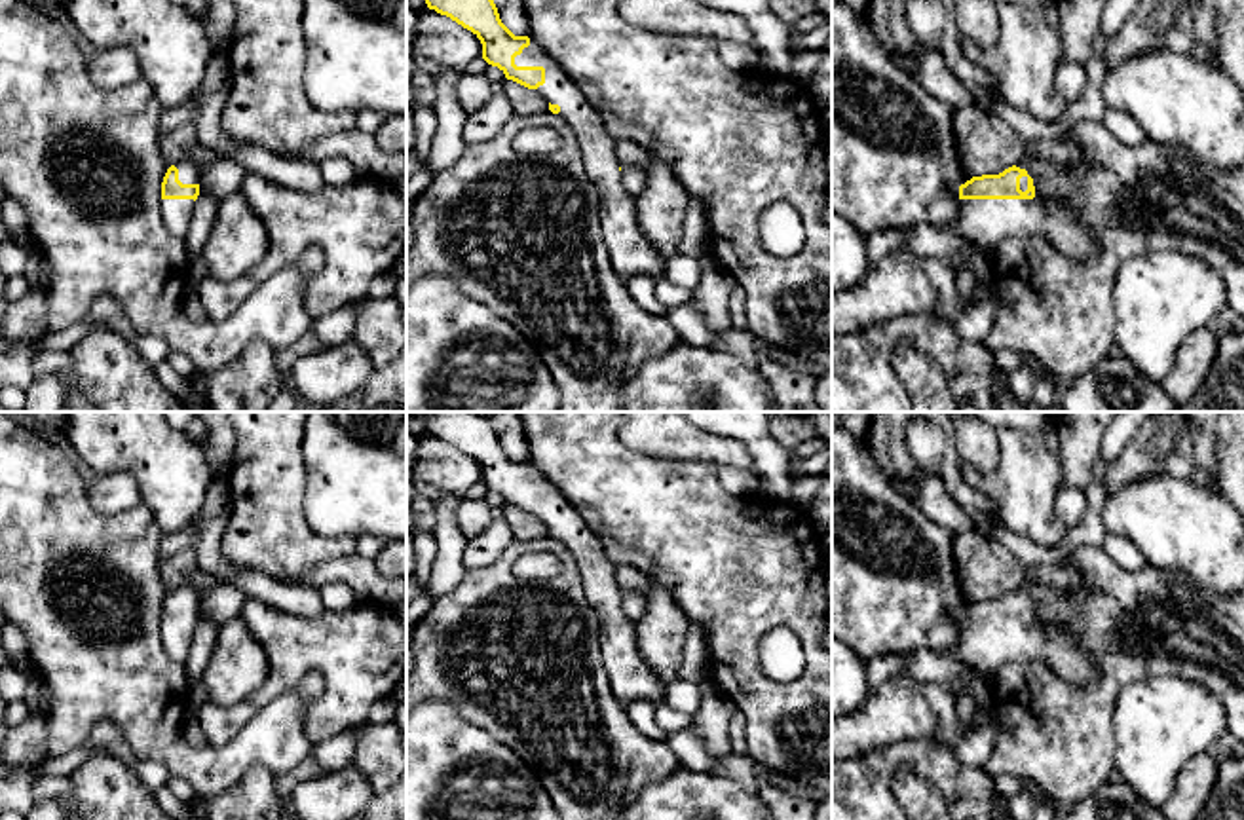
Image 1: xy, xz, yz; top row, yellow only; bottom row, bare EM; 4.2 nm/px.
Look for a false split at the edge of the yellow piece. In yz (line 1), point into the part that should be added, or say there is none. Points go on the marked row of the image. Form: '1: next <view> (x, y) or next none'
1: next yz (986, 223)

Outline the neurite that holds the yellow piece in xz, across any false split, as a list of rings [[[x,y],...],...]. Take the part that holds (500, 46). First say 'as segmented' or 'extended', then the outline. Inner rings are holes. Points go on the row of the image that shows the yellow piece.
extended; [[[425,0],[429,9],[471,30],[482,44],[482,59],[498,66],[507,80],[536,89],[553,114],[575,131],[589,178],[602,201],[602,239],[610,262],[625,283],[636,275],[661,279],[663,260],[640,232],[636,199],[621,184],[621,163],[600,114],[589,104],[572,78],[528,36],[515,36],[499,19],[494,0]]]

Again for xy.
extended; [[[192,159],[171,165],[161,182],[161,220],[171,235],[184,239],[199,196],[199,165]]]

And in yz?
extended; [[[1020,163],[961,184],[959,214],[944,228],[980,249],[1014,235],[1039,235],[1071,260],[1084,260],[1098,251],[1096,239],[1069,209],[1048,209],[1043,203],[1033,178]]]

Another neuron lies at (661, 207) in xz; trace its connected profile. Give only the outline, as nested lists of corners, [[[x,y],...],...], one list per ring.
[[[650,154],[646,186],[636,197],[636,220],[640,232],[651,241],[663,260],[678,252],[688,203],[686,186],[663,159]]]

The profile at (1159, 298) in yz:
[[[1181,252],[1126,260],[1115,279],[1115,344],[1143,376],[1164,383],[1183,340],[1227,308],[1217,270]]]

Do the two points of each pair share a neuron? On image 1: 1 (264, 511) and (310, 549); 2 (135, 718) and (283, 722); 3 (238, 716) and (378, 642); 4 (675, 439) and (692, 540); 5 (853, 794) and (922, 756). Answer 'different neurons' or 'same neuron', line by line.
1: same neuron
2: same neuron
3: same neuron
4: different neurons
5: same neuron

